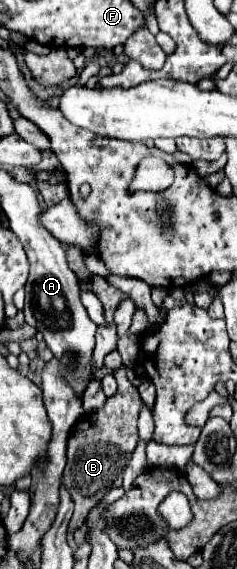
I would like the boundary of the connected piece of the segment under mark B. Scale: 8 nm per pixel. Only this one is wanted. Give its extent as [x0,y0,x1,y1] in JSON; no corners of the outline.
[63,365,143,533]

